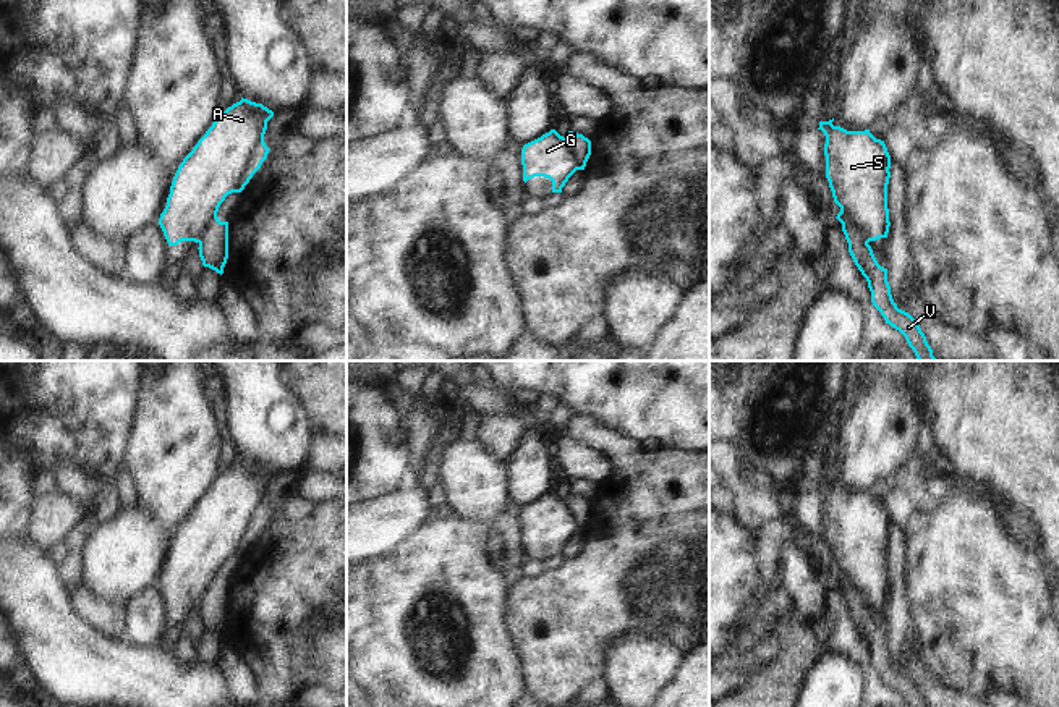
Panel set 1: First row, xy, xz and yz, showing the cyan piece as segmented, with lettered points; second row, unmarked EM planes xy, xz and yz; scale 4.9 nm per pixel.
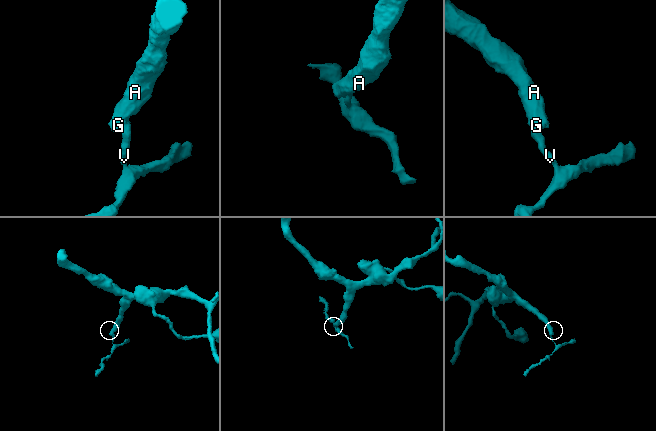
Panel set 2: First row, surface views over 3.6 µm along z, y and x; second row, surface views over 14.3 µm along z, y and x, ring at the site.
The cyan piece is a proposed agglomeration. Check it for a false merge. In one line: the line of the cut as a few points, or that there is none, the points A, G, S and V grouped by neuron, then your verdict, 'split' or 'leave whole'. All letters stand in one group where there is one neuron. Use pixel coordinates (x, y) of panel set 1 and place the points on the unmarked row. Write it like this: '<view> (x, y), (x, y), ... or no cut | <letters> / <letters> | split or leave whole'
yz (842, 584), (852, 586), (868, 604) | A G S / V | split

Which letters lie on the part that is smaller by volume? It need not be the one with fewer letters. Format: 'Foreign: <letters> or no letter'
Foreign: V

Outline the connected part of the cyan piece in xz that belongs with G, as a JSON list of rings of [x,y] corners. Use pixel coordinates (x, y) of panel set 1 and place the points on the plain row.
[[[555,492],[523,508],[521,527],[525,545],[534,539],[549,540],[552,555],[562,555],[568,540],[586,529]]]

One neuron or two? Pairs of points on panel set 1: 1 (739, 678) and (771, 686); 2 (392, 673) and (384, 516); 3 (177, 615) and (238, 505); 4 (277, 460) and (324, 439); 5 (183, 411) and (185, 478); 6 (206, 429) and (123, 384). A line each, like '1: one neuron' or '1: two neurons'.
1: two neurons
2: two neurons
3: one neuron
4: two neurons
5: one neuron
6: two neurons

